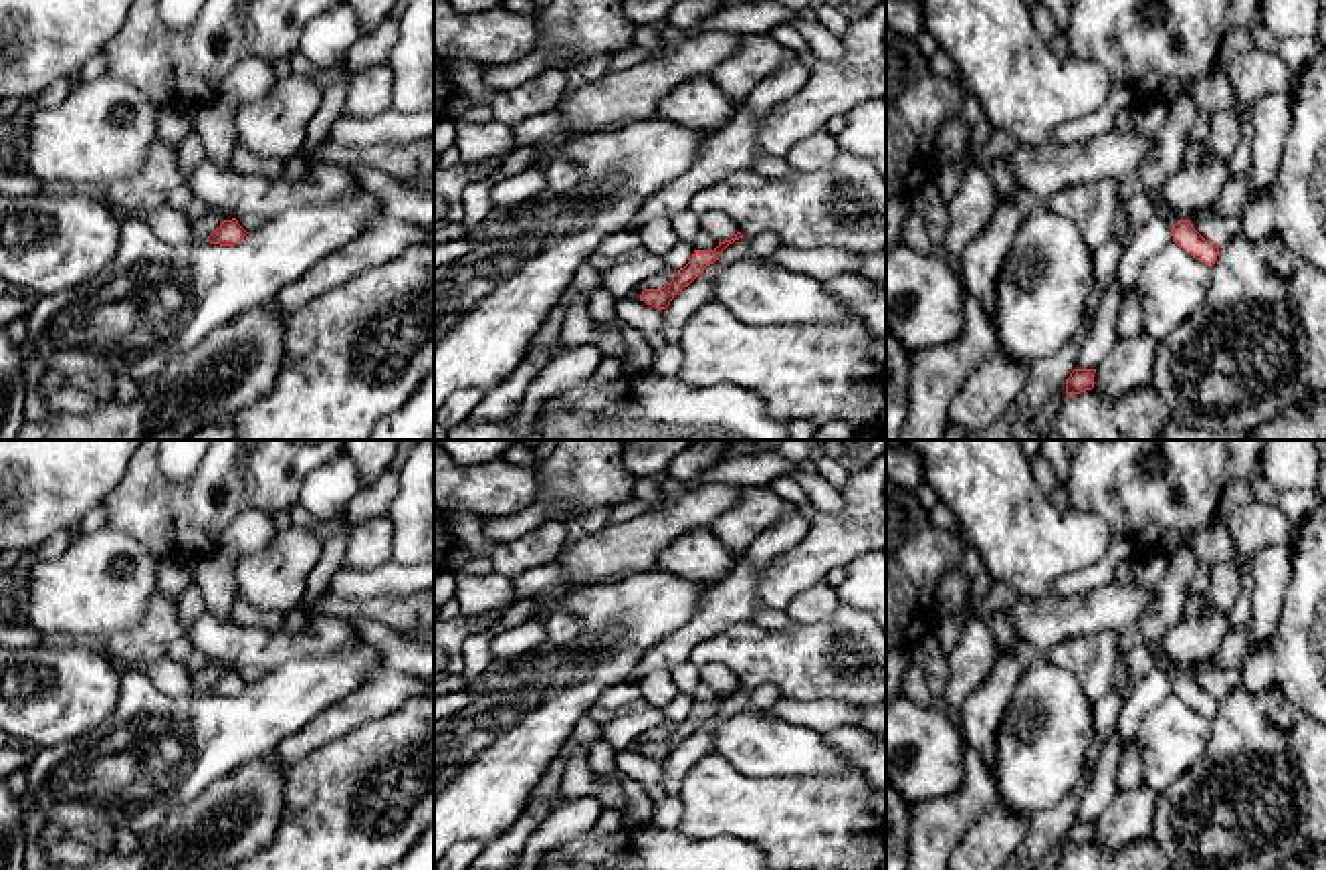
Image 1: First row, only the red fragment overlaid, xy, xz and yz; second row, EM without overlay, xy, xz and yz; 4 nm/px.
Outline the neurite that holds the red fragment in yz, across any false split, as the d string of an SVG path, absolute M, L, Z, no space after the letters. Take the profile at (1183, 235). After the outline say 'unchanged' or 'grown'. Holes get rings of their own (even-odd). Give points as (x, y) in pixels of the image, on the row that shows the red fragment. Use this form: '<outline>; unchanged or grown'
M1179 220L1175 226L1171 226L1171 236L1177 246L1199 262L1207 264L1209 268L1215 264L1219 246L1205 240L1189 220Z; unchanged

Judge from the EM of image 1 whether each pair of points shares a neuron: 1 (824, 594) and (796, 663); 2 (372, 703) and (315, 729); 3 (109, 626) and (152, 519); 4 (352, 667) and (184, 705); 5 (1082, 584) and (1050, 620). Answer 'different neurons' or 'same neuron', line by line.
1: different neurons
2: same neuron
3: different neurons
4: same neuron
5: different neurons

